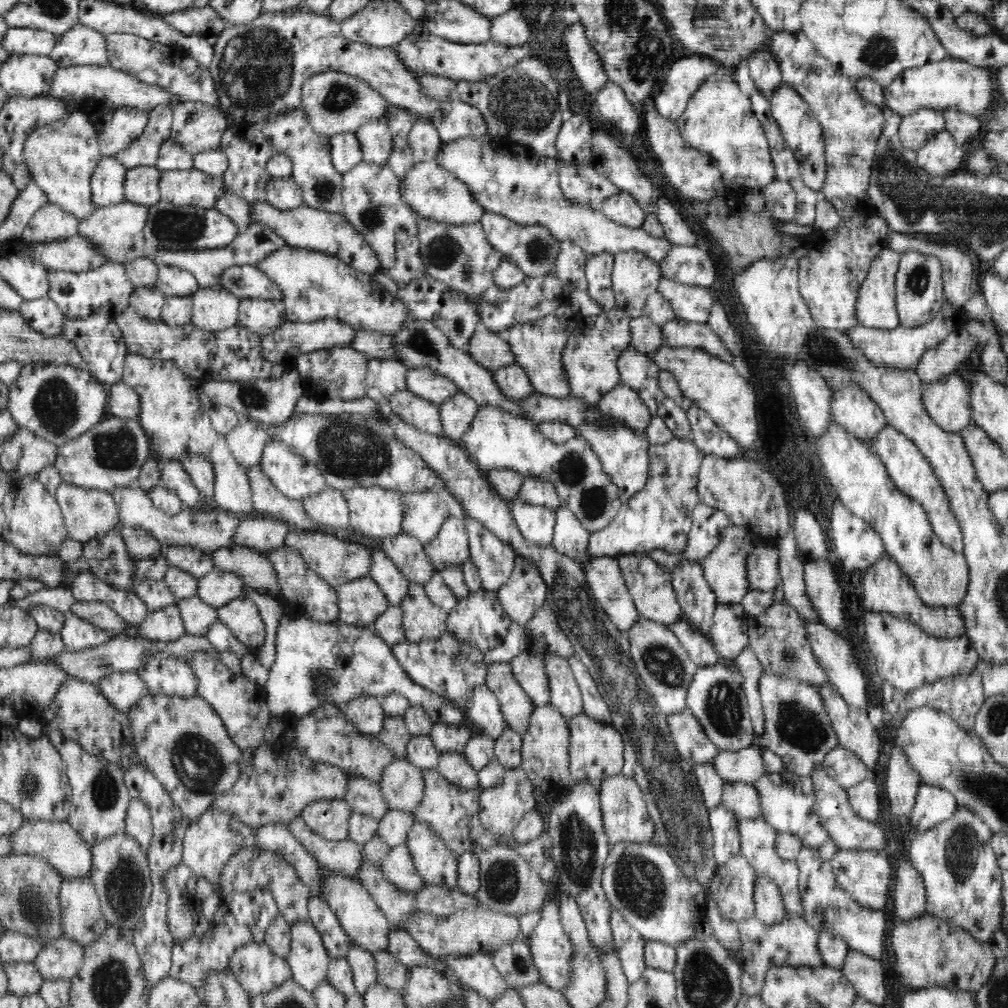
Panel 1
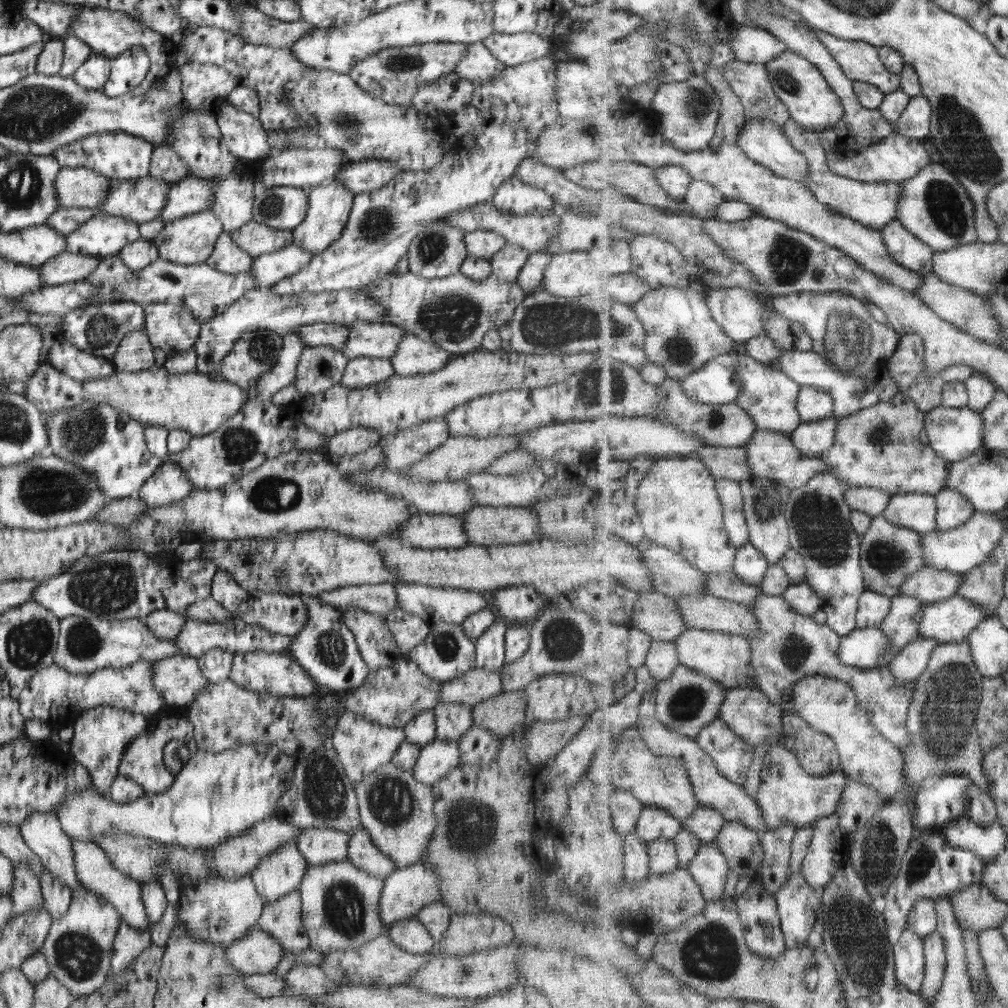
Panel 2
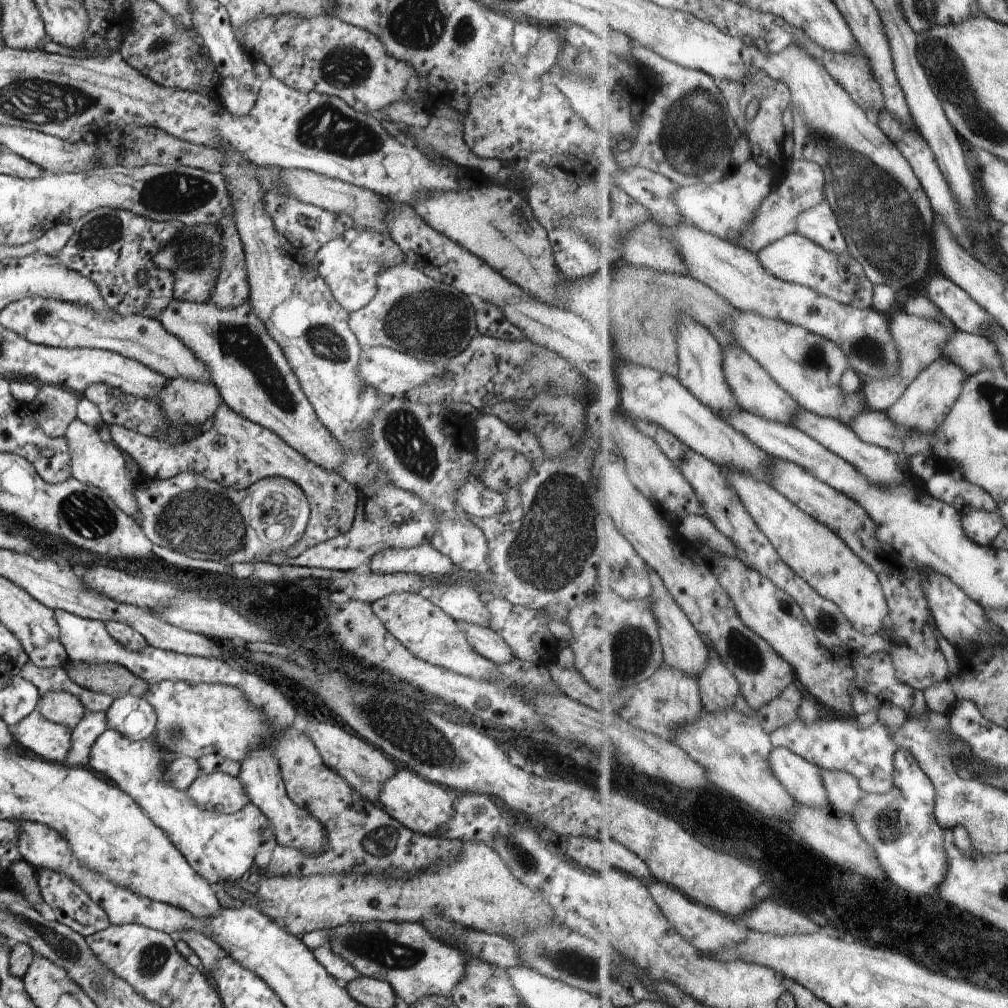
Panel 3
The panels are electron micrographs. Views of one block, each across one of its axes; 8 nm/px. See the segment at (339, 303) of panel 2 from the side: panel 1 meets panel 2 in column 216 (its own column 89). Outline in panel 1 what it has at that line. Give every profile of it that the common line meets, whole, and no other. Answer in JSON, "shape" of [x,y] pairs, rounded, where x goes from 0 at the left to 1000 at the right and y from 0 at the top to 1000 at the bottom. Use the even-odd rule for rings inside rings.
{"shape":[[[92,311],[85,315],[71,315],[65,313],[60,331],[76,343],[85,358],[85,365],[98,379],[109,383],[120,378],[127,349],[119,331],[119,324],[111,313],[105,311]]]}

